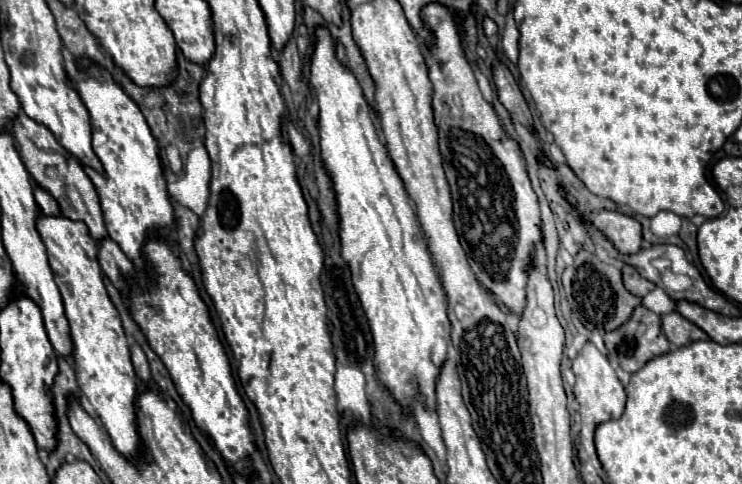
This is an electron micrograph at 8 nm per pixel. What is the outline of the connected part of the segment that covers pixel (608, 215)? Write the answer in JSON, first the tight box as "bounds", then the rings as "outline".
{"bounds":[591,211,641,255],"outline":[[[599,211],[591,217],[591,225],[599,229],[619,253],[633,255],[641,245],[641,223],[617,211]]]}

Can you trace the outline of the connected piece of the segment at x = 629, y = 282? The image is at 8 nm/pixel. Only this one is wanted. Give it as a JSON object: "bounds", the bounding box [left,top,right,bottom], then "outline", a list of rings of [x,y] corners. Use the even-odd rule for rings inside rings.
{"bounds":[623,265,655,297],"outline":[[[633,265],[623,267],[623,283],[625,283],[625,289],[629,293],[635,293],[637,297],[645,297],[649,291],[655,289],[655,283],[643,279]]]}

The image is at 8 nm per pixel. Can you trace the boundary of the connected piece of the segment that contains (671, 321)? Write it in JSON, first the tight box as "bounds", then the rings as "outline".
{"bounds":[663,311,709,347],"outline":[[[673,311],[663,317],[663,333],[675,347],[689,345],[691,341],[707,341],[709,339],[709,335],[705,331],[701,331],[695,323],[687,321],[679,311]]]}

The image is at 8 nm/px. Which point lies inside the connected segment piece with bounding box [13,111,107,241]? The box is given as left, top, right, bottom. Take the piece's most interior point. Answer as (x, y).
(64, 178)

